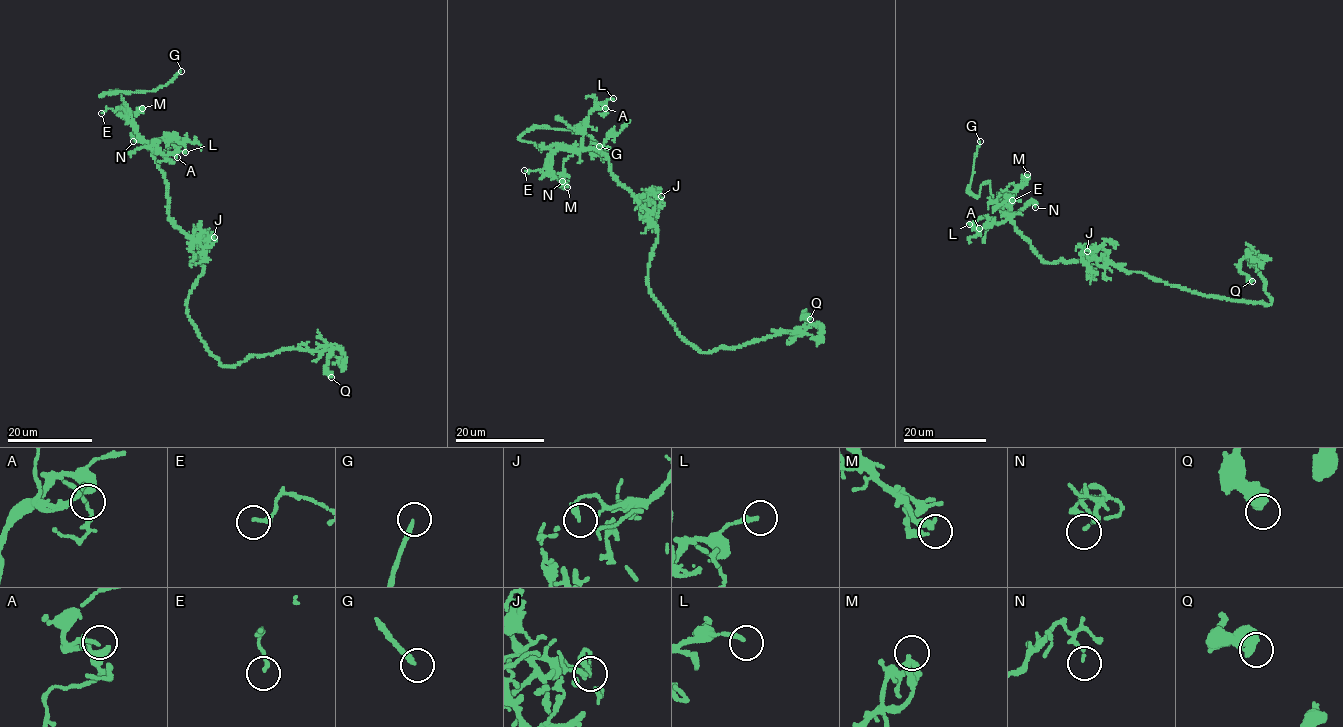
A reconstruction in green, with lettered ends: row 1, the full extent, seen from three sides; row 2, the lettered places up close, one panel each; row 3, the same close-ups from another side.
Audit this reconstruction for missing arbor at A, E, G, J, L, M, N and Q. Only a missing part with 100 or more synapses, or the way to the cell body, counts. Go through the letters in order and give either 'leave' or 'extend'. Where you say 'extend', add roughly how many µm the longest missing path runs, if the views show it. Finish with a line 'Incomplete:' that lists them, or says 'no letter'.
A: leave
E: leave
G: extend; about 6 µm are missing
J: leave
L: leave
M: leave
N: leave
Q: leave
Incomplete: G

